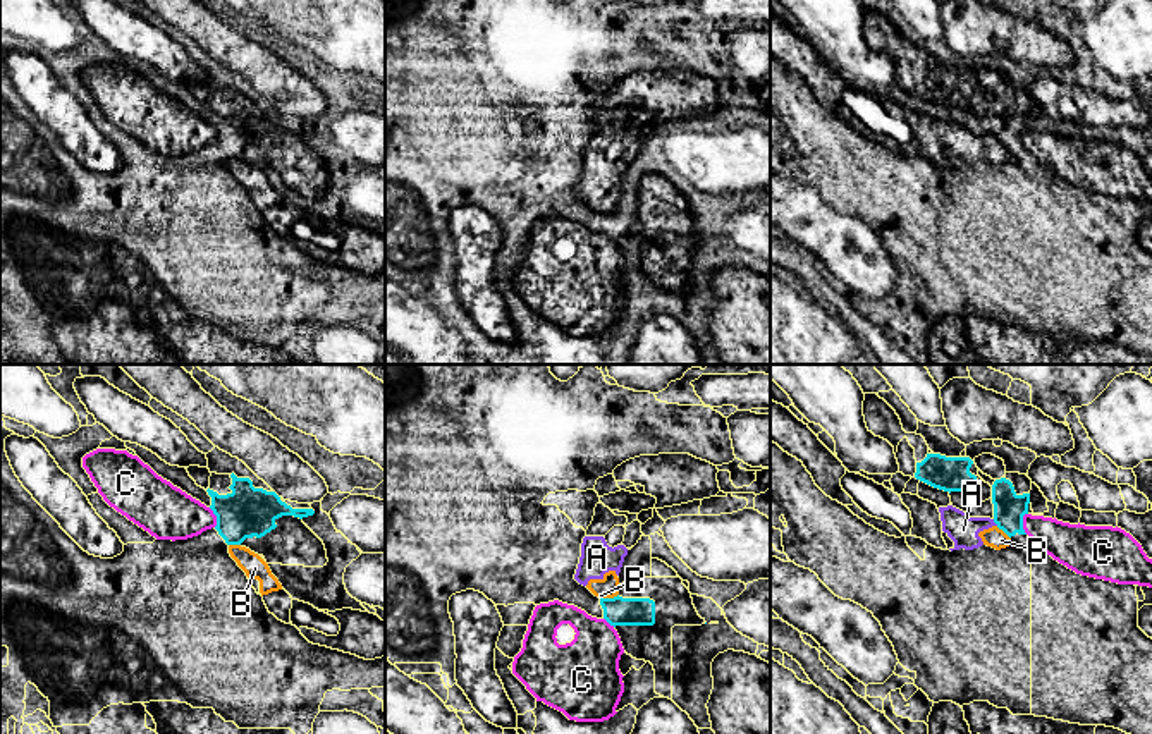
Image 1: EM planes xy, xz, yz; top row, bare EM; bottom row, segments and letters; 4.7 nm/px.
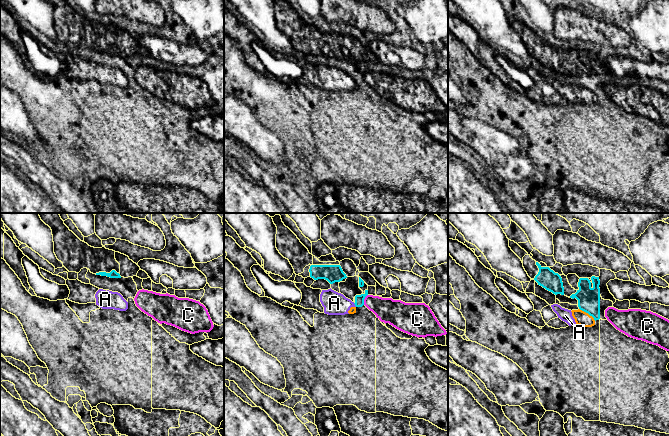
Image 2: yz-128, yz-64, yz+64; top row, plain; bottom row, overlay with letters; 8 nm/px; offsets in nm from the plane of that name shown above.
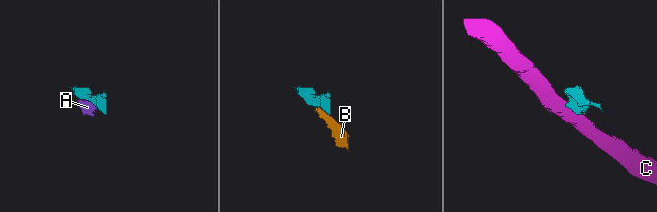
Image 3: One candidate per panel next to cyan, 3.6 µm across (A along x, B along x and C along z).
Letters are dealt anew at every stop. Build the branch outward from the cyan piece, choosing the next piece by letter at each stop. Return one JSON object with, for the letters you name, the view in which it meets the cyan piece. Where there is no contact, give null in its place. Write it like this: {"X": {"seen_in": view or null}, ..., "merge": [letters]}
{"merge": []}

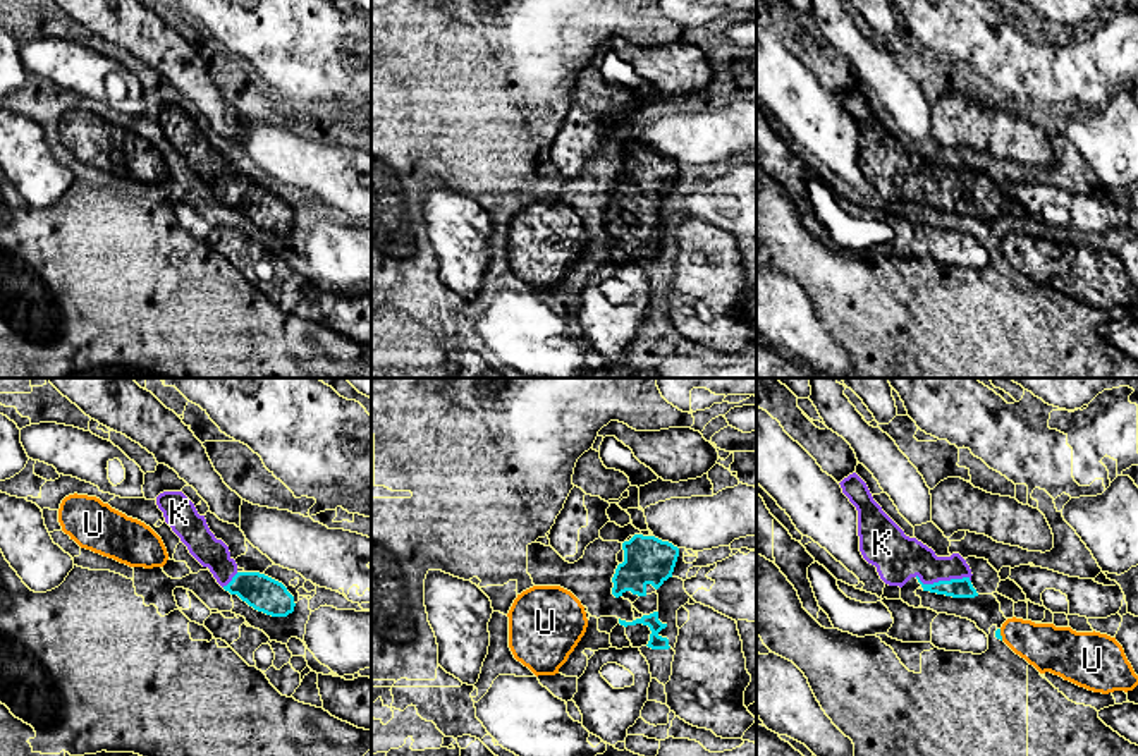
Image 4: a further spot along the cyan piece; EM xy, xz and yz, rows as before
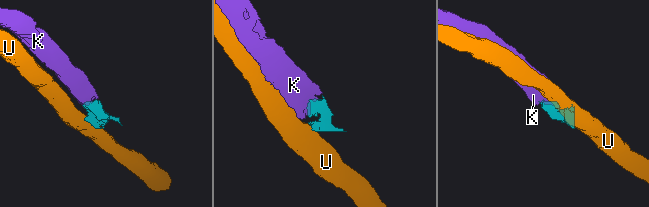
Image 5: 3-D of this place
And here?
{"K": {"seen_in": "yz"}, "merge": ["K"]}

